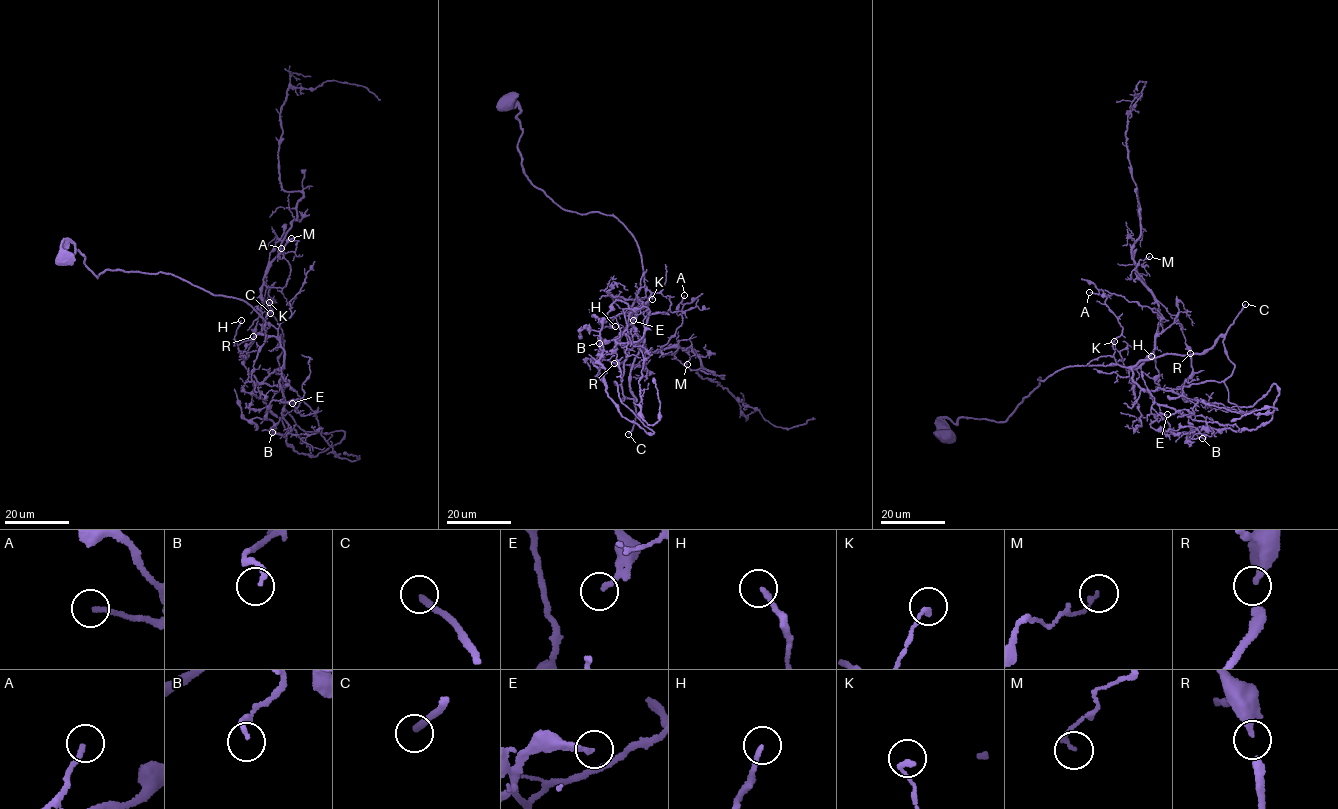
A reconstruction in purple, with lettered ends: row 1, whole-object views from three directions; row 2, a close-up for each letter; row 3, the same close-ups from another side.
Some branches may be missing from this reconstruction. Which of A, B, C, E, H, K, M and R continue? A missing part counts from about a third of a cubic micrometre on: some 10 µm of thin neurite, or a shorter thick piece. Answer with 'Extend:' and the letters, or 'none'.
Extend: A, C, H

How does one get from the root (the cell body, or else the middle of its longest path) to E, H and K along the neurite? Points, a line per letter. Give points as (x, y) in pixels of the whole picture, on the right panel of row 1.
E: (943, 436), (943, 418), (1006, 420), (1038, 377), (1075, 365), (1127, 366), (1175, 411), (1156, 419), (1167, 414)
H: (943, 436), (943, 418), (1006, 420), (1038, 377), (1071, 366), (1139, 368), (1158, 384), (1151, 356)
K: (943, 436), (943, 418), (1006, 420), (1039, 377), (1121, 361), (1114, 341)

